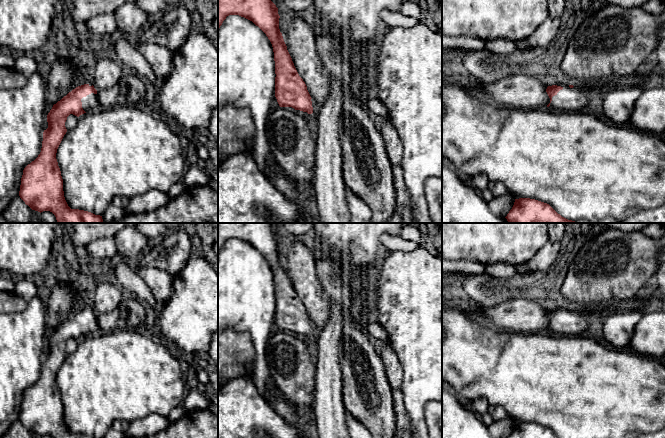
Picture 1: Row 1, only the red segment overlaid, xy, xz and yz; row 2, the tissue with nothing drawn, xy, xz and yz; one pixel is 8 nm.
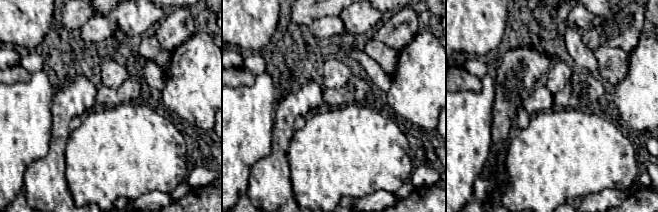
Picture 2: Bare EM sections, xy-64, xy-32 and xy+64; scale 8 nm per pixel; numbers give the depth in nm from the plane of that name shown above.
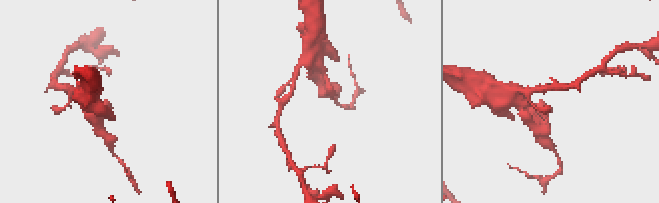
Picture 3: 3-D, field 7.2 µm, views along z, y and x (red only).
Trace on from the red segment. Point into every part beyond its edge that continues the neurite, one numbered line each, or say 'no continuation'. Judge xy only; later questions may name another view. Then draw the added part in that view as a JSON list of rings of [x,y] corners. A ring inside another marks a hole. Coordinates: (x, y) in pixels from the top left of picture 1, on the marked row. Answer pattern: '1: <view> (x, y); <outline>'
1: xy (90, 102); [[[91,93],[87,95],[86,97],[83,97],[81,99],[81,102],[82,102],[82,108],[85,112],[99,108],[97,96],[94,93]]]

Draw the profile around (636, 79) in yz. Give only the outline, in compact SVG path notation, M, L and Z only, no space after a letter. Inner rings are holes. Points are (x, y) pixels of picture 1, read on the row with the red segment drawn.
M636 72L629 76L620 76L620 77L613 77L610 81L606 83L594 83L586 88L581 86L579 83L576 82L570 82L569 85L573 85L574 87L578 87L580 89L584 89L586 91L591 92L599 92L603 95L606 93L622 88L622 87L628 87L628 86L639 86L642 88L642 83L644 81L644 73Z

